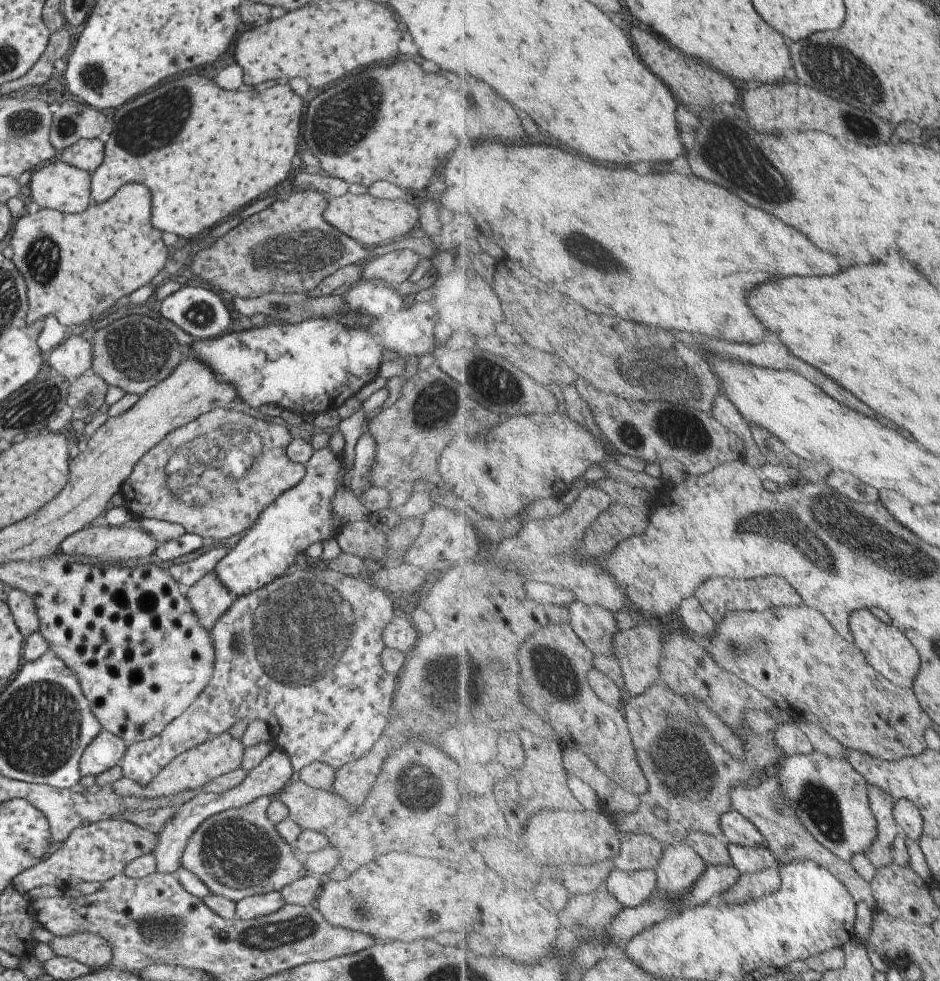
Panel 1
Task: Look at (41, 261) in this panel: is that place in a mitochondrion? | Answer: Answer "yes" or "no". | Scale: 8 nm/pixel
yes

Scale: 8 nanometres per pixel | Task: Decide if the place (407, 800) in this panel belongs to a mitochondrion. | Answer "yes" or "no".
yes

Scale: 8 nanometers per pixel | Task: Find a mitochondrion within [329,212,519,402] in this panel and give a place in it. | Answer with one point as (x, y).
(496, 384)

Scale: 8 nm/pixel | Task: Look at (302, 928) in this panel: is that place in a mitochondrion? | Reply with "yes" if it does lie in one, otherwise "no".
yes

